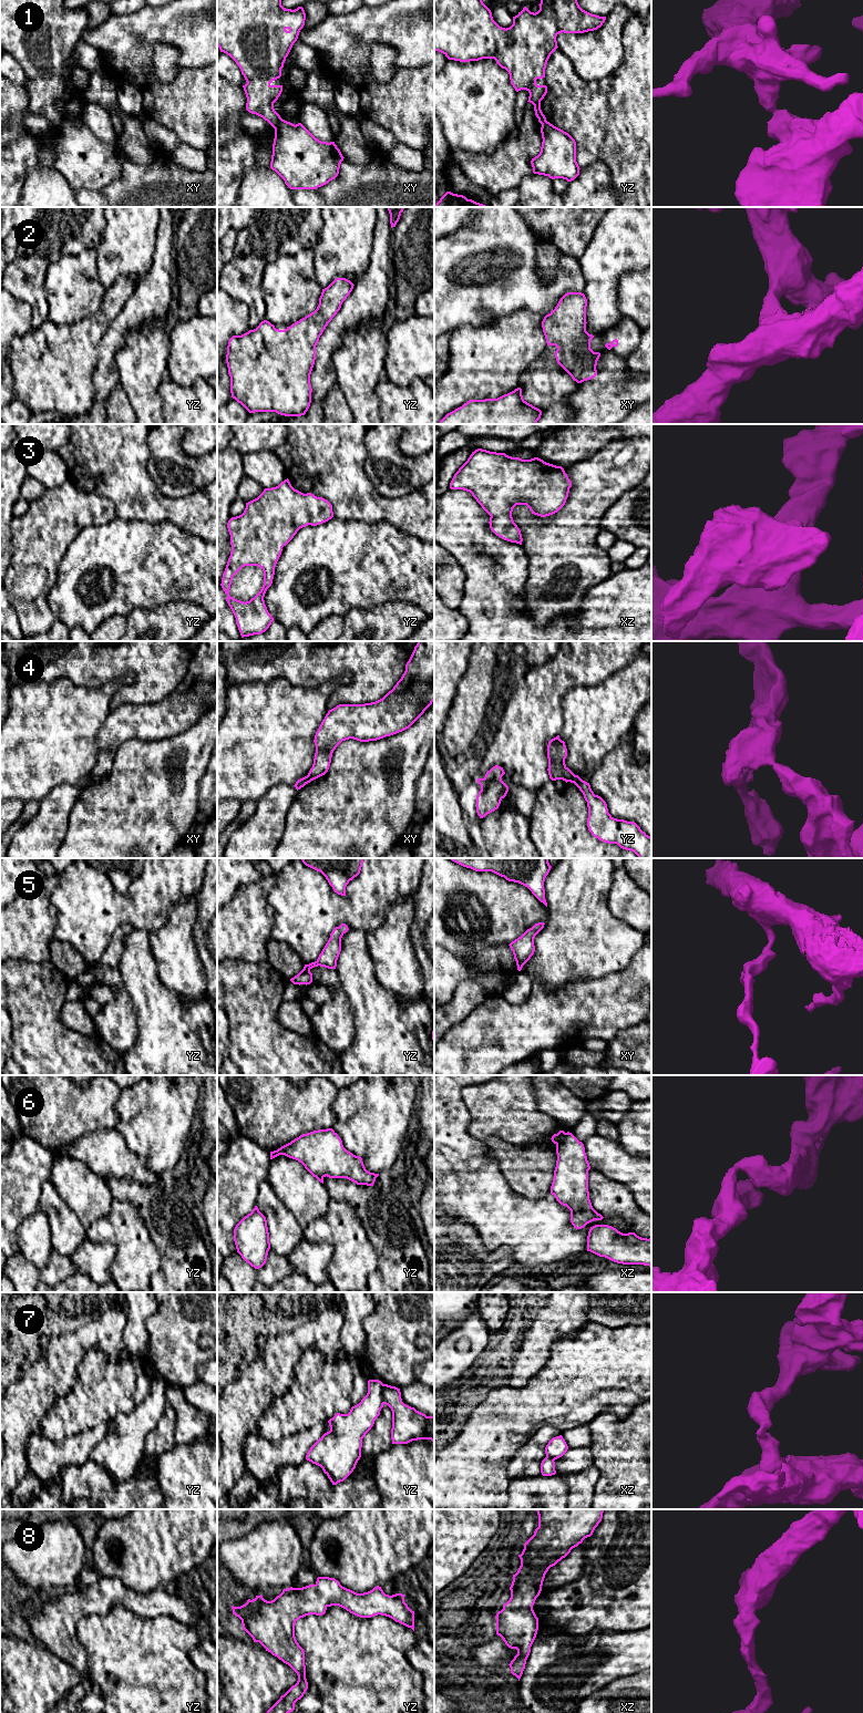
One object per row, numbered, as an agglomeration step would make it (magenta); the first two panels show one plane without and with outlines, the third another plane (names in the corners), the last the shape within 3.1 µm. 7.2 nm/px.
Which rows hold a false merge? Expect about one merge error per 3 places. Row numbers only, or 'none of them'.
1, 4, 6, 7

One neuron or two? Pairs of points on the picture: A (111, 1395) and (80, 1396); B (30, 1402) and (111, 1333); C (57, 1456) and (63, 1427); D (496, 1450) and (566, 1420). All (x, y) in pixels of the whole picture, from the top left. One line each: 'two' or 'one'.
A: one
B: one
C: two
D: one

